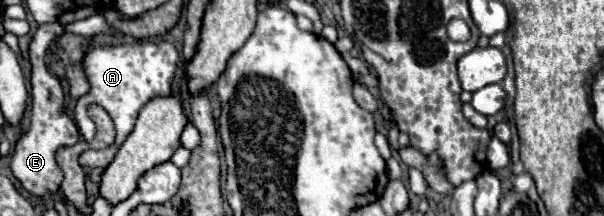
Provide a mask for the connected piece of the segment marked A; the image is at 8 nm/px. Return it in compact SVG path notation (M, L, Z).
M138 42L138 44L122 44L122 46L96 46L84 56L84 72L90 82L90 92L78 98L76 104L76 120L79 129L86 129L88 118L88 106L98 104L102 106L116 128L116 142L106 150L86 150L80 156L82 166L100 166L106 168L112 158L116 156L122 142L128 138L136 124L136 116L140 108L156 98L156 96L168 96L172 92L172 80L178 66L178 52L170 42Z

